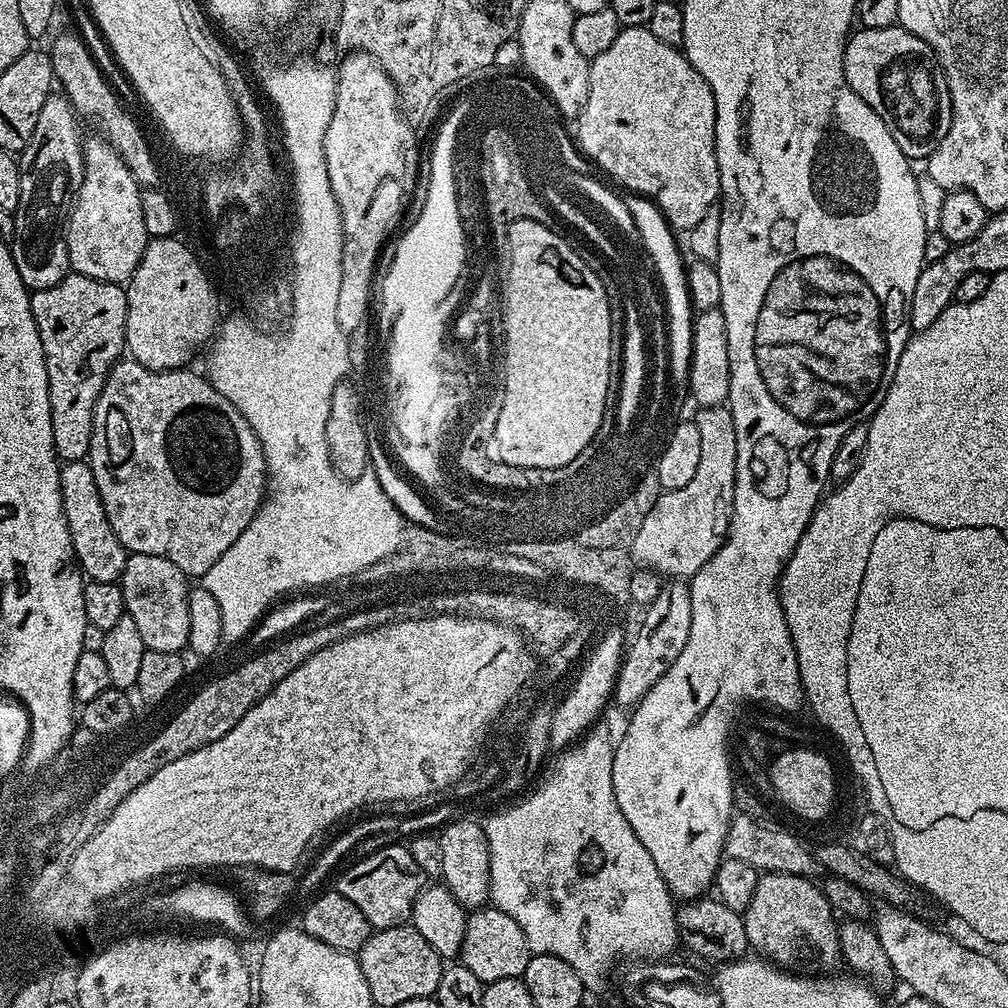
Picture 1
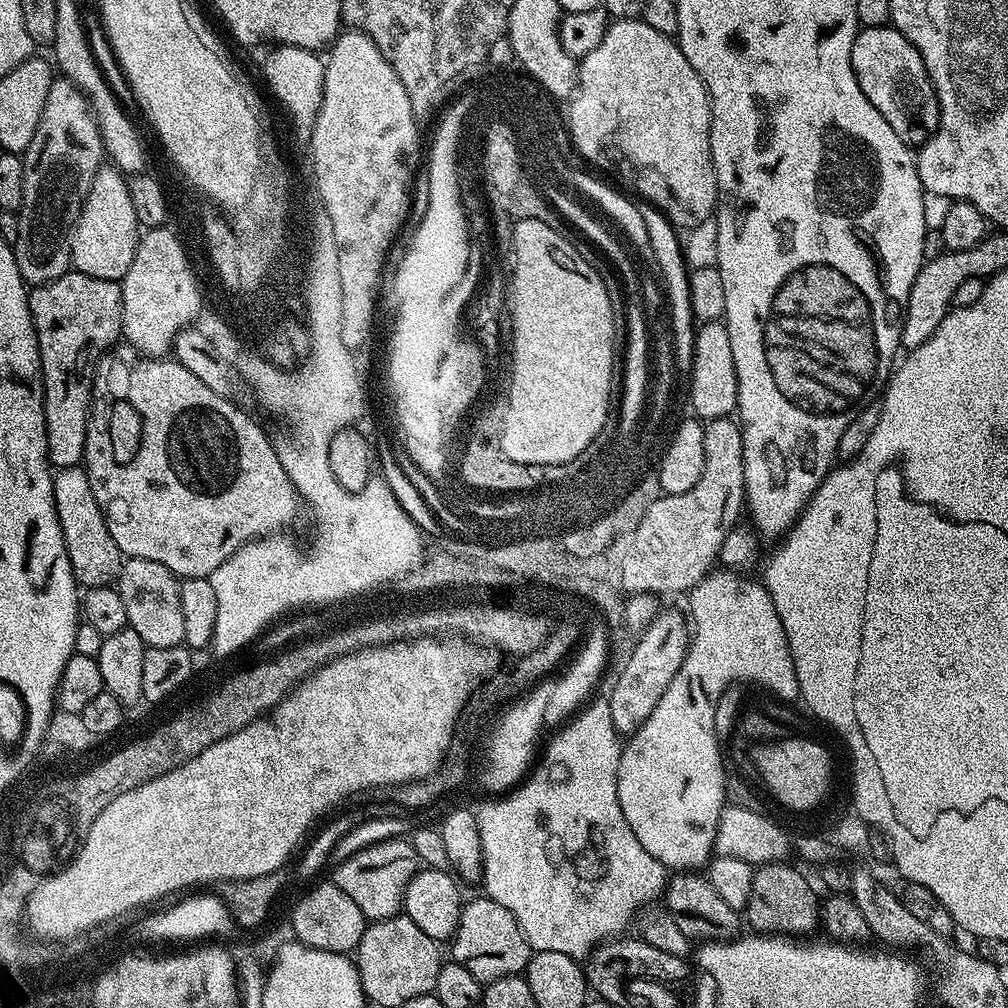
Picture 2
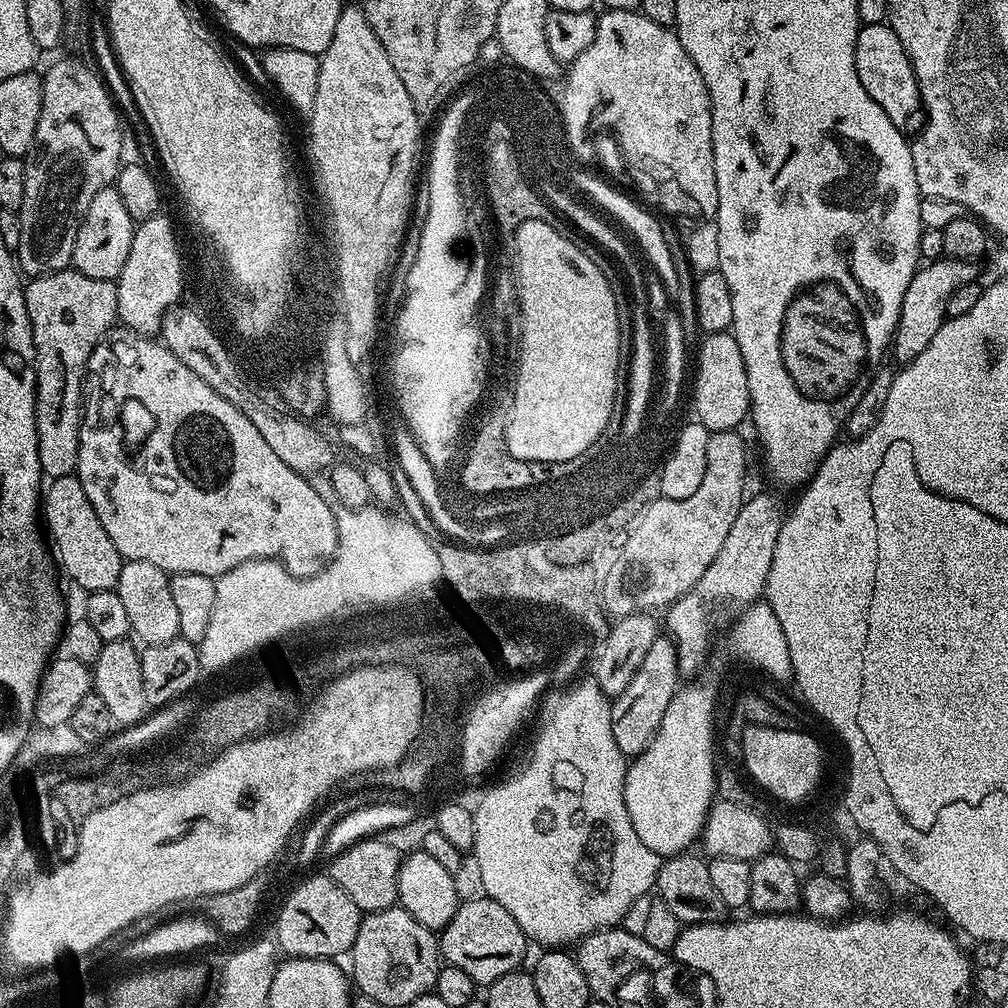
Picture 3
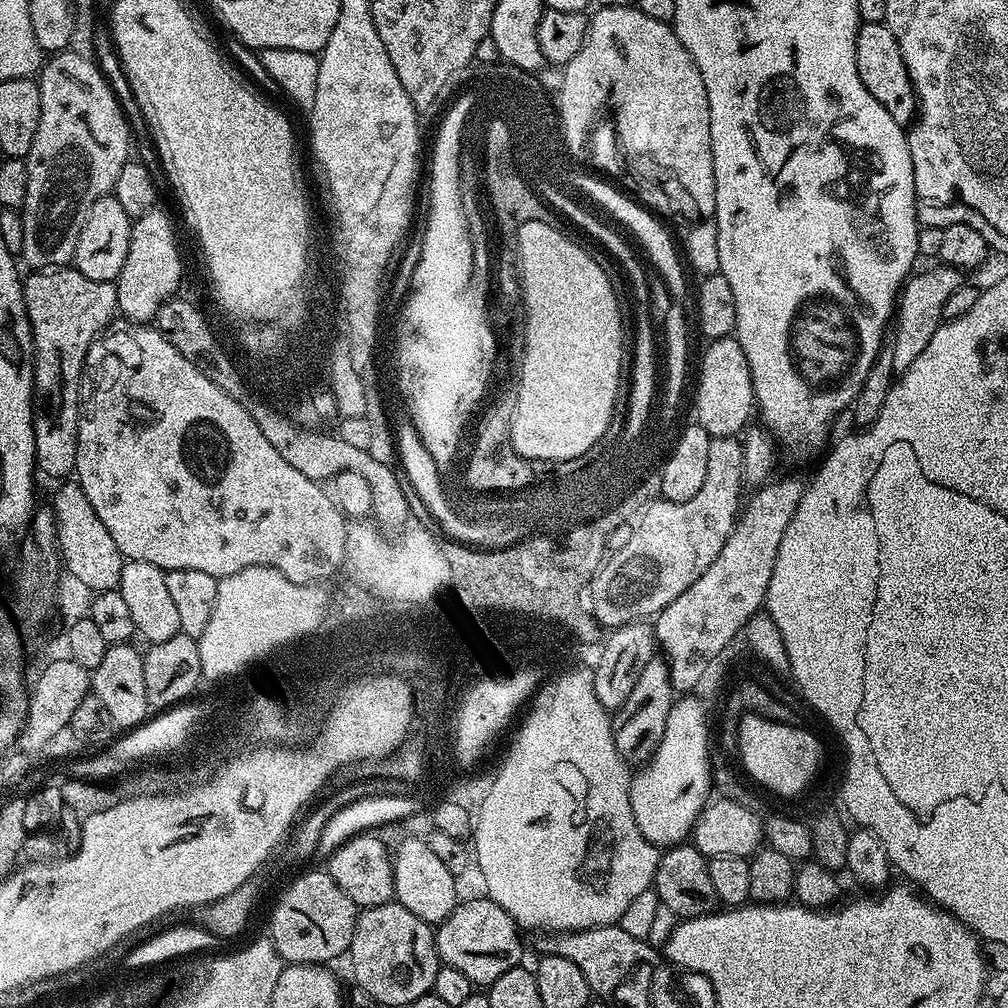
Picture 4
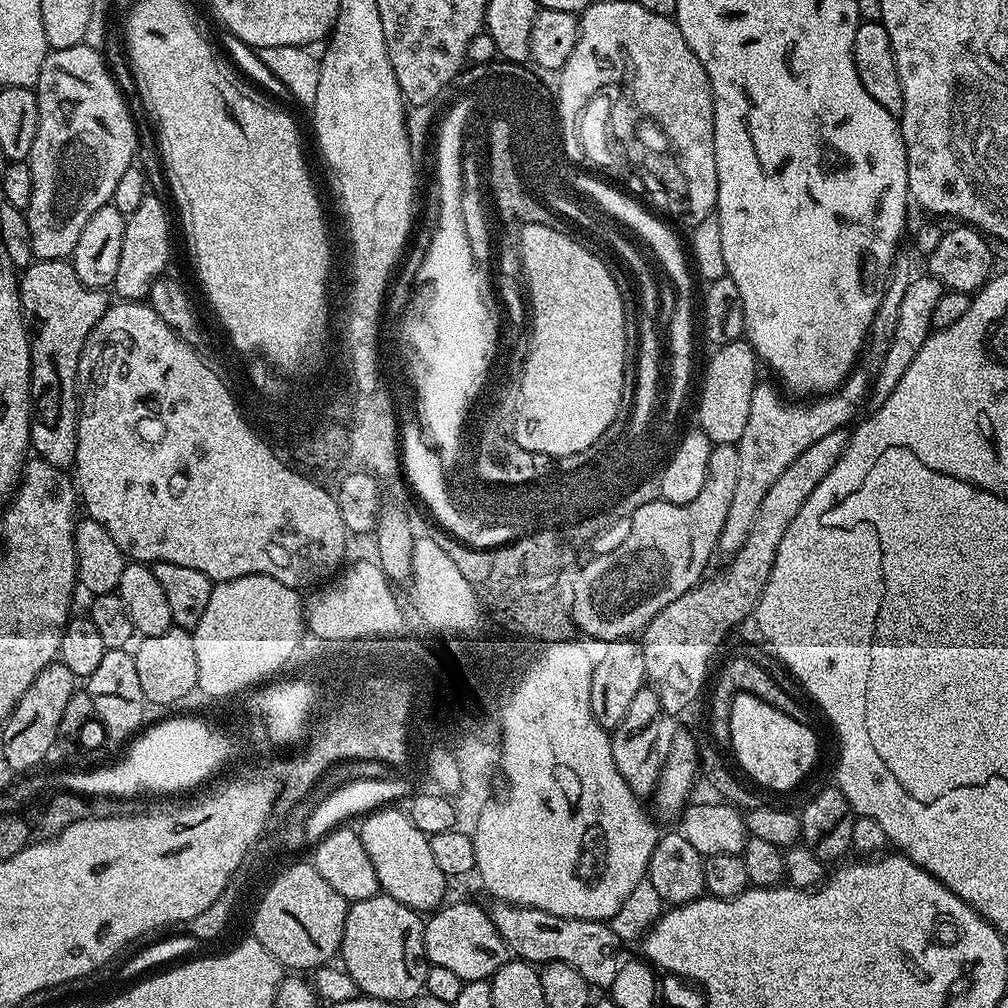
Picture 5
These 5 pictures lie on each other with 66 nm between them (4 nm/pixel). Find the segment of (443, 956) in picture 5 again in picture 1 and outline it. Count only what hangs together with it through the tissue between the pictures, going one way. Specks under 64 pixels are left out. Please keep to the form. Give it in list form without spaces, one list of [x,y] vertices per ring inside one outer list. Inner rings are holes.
[[[485,906],[468,912],[466,938],[458,960],[484,985],[493,984],[502,978],[523,977],[532,955],[526,942],[526,934],[522,934],[522,926],[518,926],[518,922],[510,918],[510,914],[495,906]]]

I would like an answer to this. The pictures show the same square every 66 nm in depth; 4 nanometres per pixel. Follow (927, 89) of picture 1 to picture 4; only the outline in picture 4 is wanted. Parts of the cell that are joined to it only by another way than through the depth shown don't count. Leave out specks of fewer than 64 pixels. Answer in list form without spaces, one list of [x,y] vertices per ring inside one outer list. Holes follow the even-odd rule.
[[[861,23],[856,35],[856,65],[862,86],[866,86],[866,90],[870,90],[870,94],[874,94],[874,98],[890,110],[890,118],[901,126],[911,125],[918,112],[916,92],[912,89],[912,79],[906,70],[902,50],[887,24]]]

